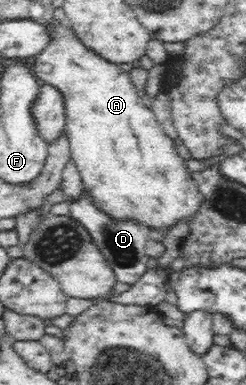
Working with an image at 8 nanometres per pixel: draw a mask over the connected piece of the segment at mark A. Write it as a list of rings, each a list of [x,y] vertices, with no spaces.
[[[51,18],[43,21],[43,26],[48,40],[36,55],[35,62],[30,64],[30,71],[37,81],[57,88],[61,94],[72,160],[84,187],[92,192],[96,203],[116,219],[139,220],[149,229],[160,231],[193,215],[201,203],[201,194],[197,193],[197,186],[173,139],[165,134],[155,115],[141,100],[141,92],[135,89],[129,72],[124,71],[121,64],[111,63],[89,49],[70,25],[67,27]]]

